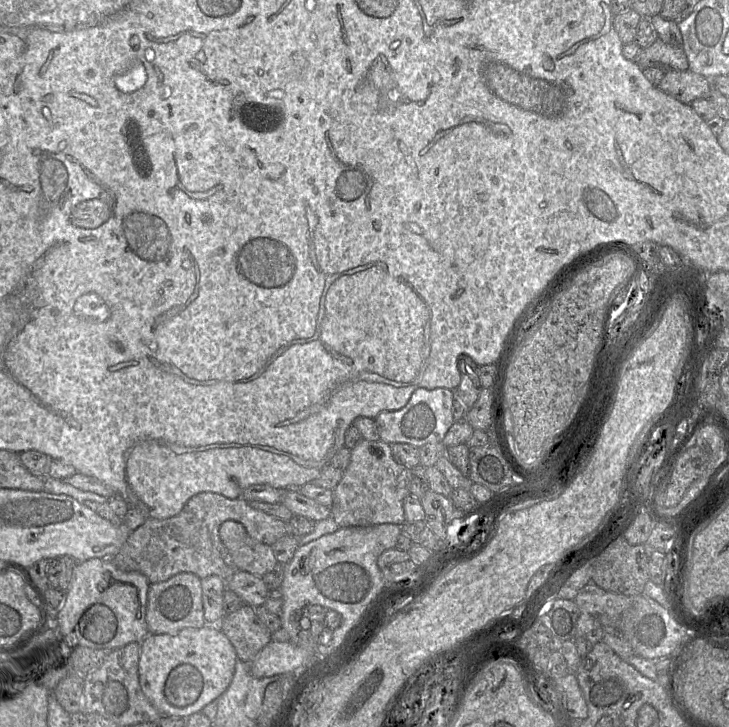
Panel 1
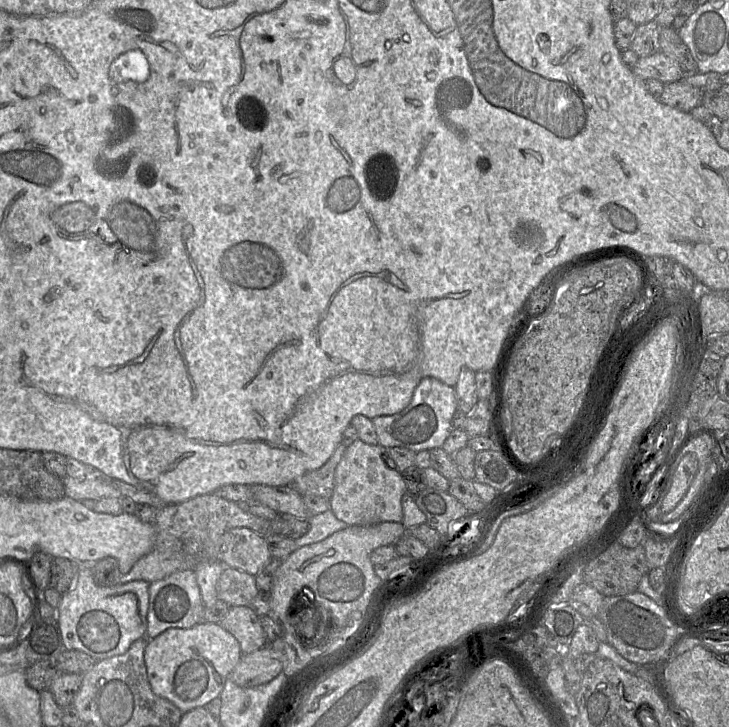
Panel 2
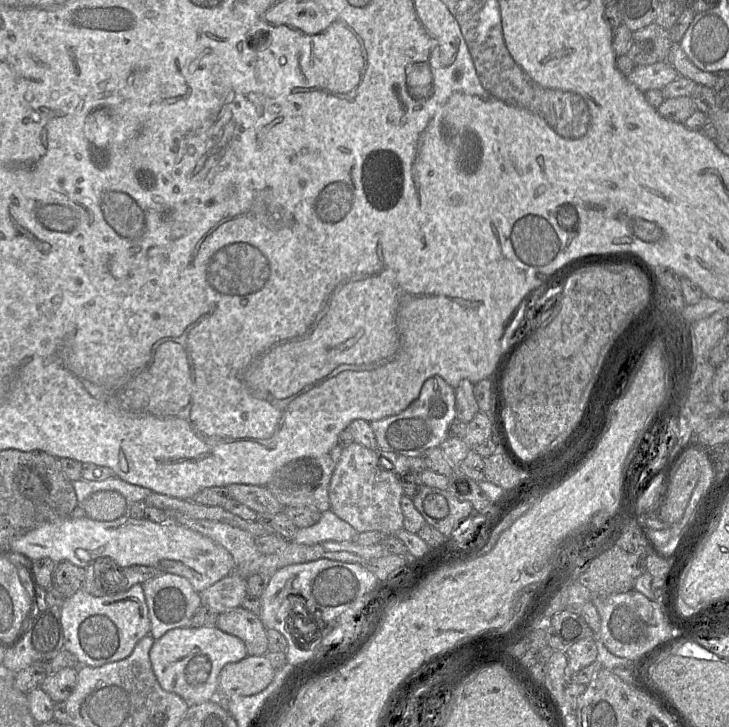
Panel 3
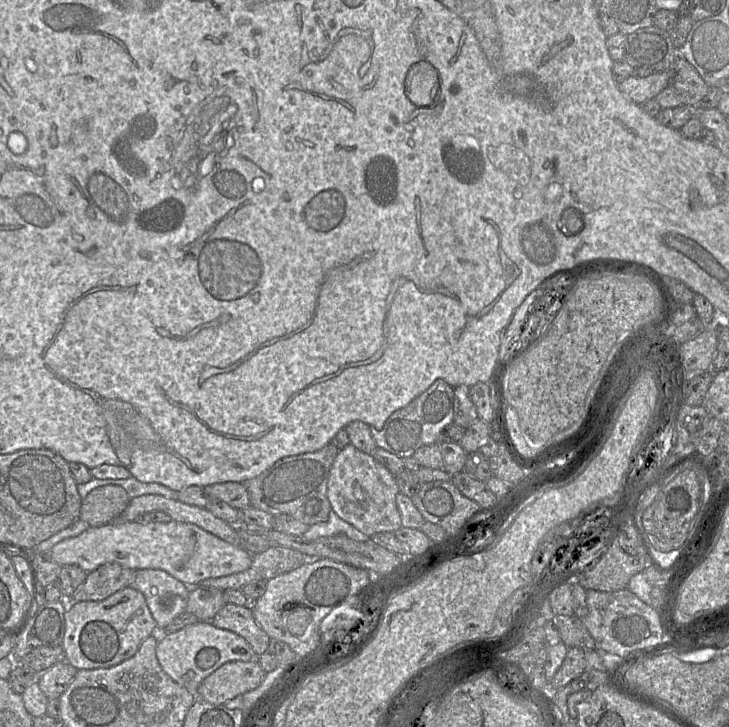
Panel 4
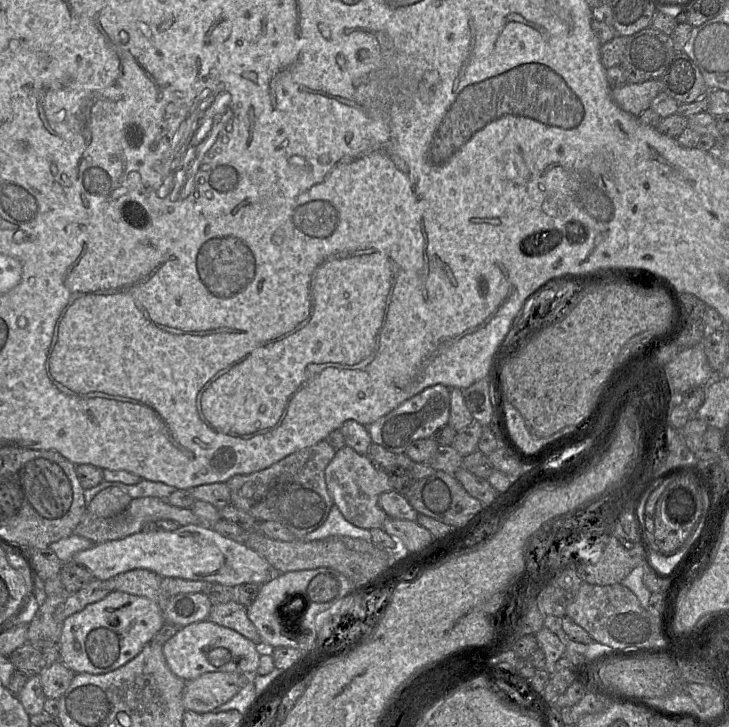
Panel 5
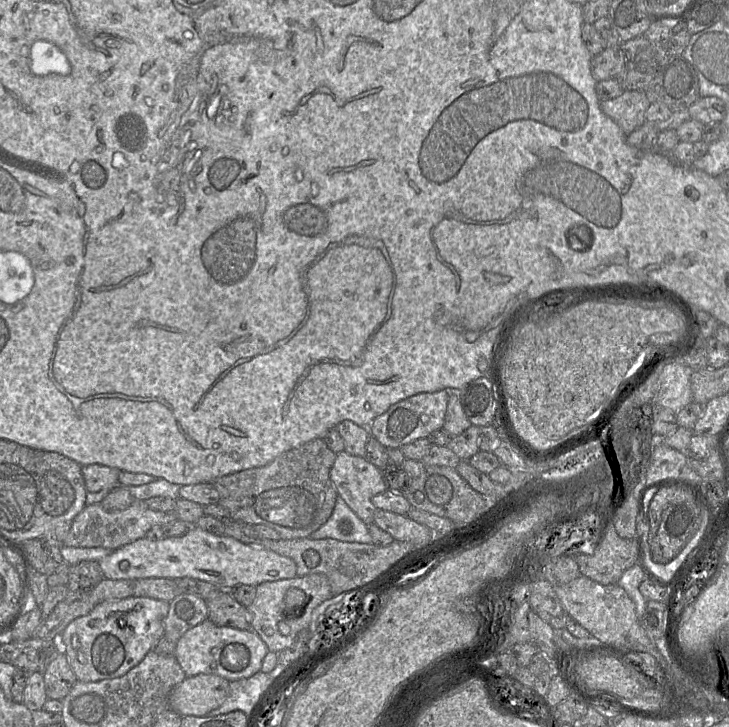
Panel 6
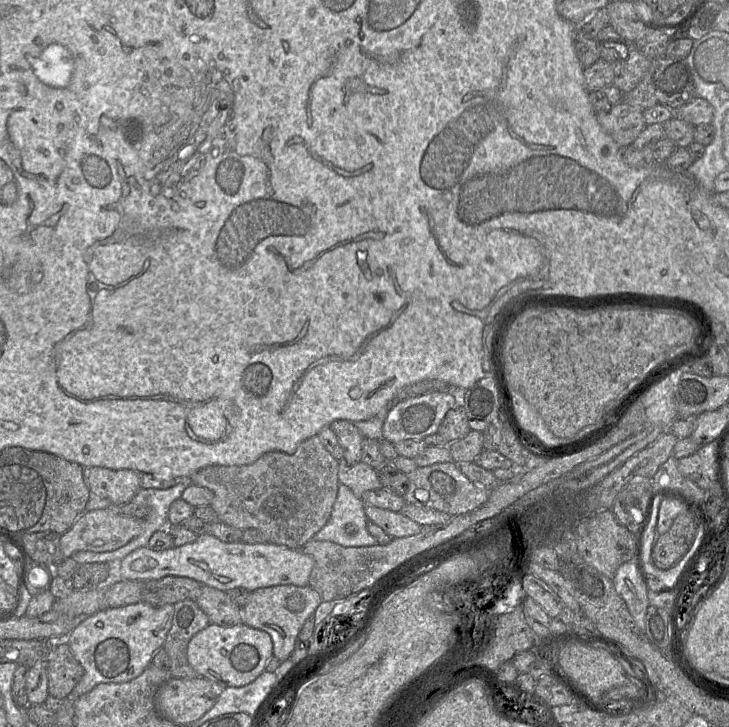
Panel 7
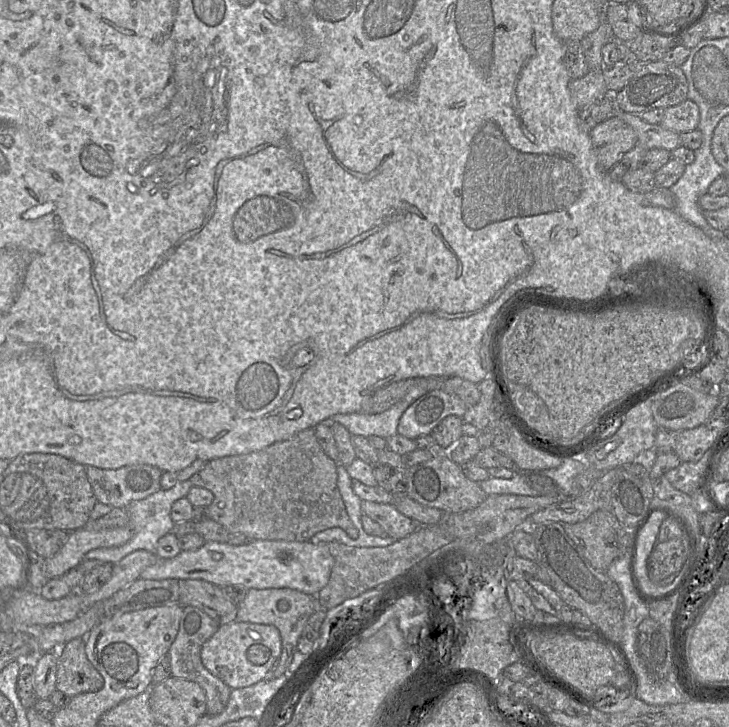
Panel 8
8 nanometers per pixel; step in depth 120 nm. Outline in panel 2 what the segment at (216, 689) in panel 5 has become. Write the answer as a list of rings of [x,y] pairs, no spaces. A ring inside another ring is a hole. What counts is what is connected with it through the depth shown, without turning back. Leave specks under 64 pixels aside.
[[[267,644],[257,651],[242,655],[229,678],[240,687],[252,688],[270,682],[281,671],[282,653],[274,651]]]

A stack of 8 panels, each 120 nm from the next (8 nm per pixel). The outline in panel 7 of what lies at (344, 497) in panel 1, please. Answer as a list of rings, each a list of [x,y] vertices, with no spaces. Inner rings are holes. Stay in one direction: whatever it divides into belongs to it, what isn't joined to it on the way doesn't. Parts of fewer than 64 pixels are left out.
[[[344,458],[340,459],[337,475],[340,484],[347,486],[360,499],[366,491],[381,489],[376,471],[363,462],[350,464]]]

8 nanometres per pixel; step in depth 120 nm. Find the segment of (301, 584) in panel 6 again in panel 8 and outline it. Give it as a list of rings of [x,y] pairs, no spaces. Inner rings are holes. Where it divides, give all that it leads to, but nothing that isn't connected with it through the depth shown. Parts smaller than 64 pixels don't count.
[[[268,588],[248,590],[245,599],[238,605],[236,621],[273,625],[279,630],[282,640],[282,652],[264,679],[275,679],[286,671],[292,662],[304,626],[316,609],[316,596],[311,596],[296,589]]]

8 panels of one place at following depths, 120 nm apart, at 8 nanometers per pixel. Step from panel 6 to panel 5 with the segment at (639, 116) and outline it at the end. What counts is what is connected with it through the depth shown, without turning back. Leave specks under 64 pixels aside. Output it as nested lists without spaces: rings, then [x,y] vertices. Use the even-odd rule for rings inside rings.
[[[648,80],[642,83],[625,83],[611,90],[615,104],[623,111],[639,116],[650,108],[651,101],[660,93],[659,81]]]

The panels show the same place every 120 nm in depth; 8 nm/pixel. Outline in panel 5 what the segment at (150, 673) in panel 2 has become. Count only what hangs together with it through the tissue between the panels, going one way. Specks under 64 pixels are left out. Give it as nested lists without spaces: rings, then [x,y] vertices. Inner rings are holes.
[[[209,619],[180,628],[162,646],[162,650],[170,670],[185,682],[210,672],[235,672],[253,676],[256,674],[262,653],[260,644]]]

